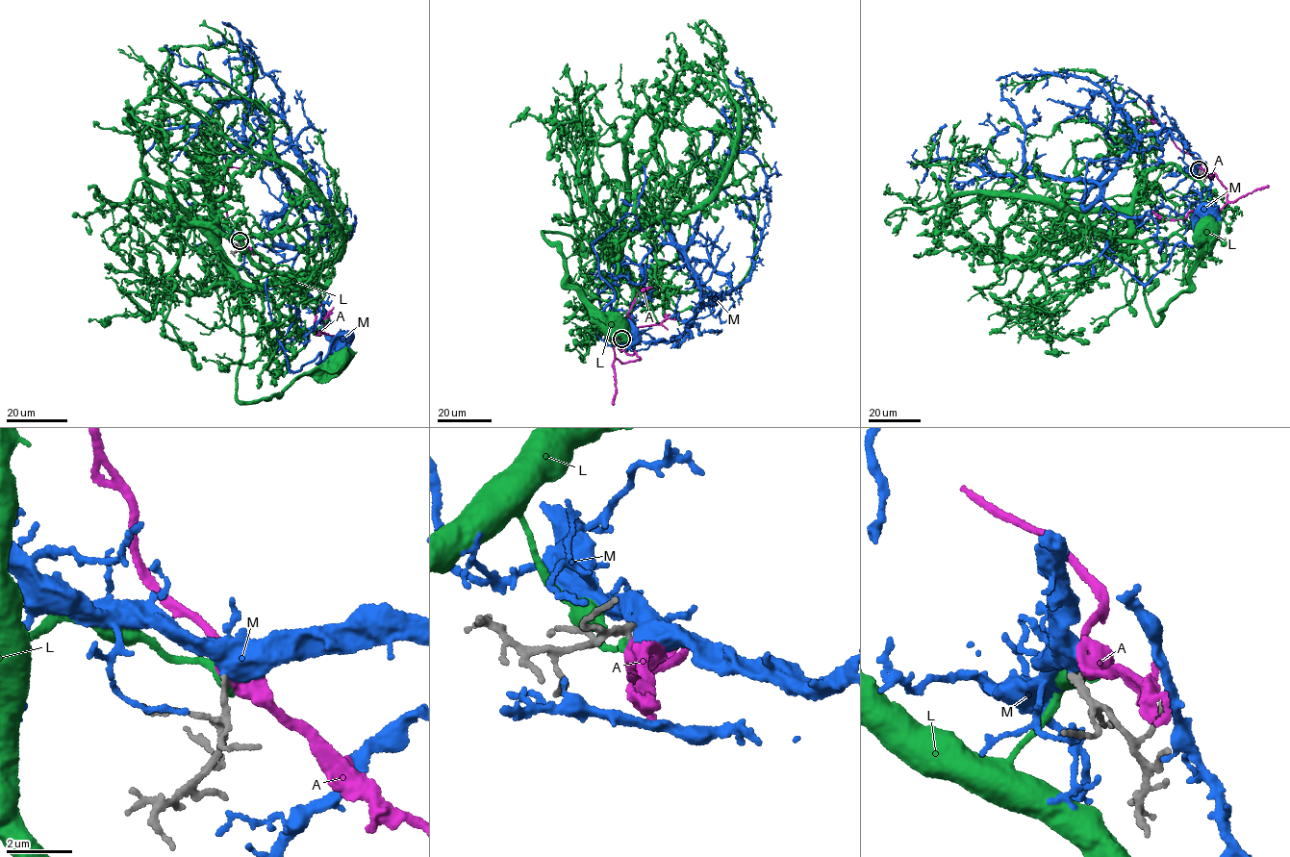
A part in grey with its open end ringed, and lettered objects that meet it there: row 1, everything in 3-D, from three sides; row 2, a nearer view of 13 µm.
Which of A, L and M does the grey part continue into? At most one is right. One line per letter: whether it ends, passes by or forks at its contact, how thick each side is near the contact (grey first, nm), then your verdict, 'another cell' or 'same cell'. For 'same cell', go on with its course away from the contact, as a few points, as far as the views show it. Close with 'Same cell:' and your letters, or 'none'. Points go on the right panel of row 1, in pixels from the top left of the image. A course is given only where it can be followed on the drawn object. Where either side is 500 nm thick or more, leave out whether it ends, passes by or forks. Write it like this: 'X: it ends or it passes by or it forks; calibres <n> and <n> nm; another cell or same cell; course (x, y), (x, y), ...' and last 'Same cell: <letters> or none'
A: it passes by; calibres 220 and 320 nm; another cell
L: it ends; calibres 170 and 220 nm; another cell
M: it passes by; calibres 200 and 480 nm; same cell; course (1199, 168), (1180, 134), (1146, 135), (1106, 180), (1095, 246), (1150, 282), (1178, 243), (1198, 244), (1208, 213)
Same cell: M

